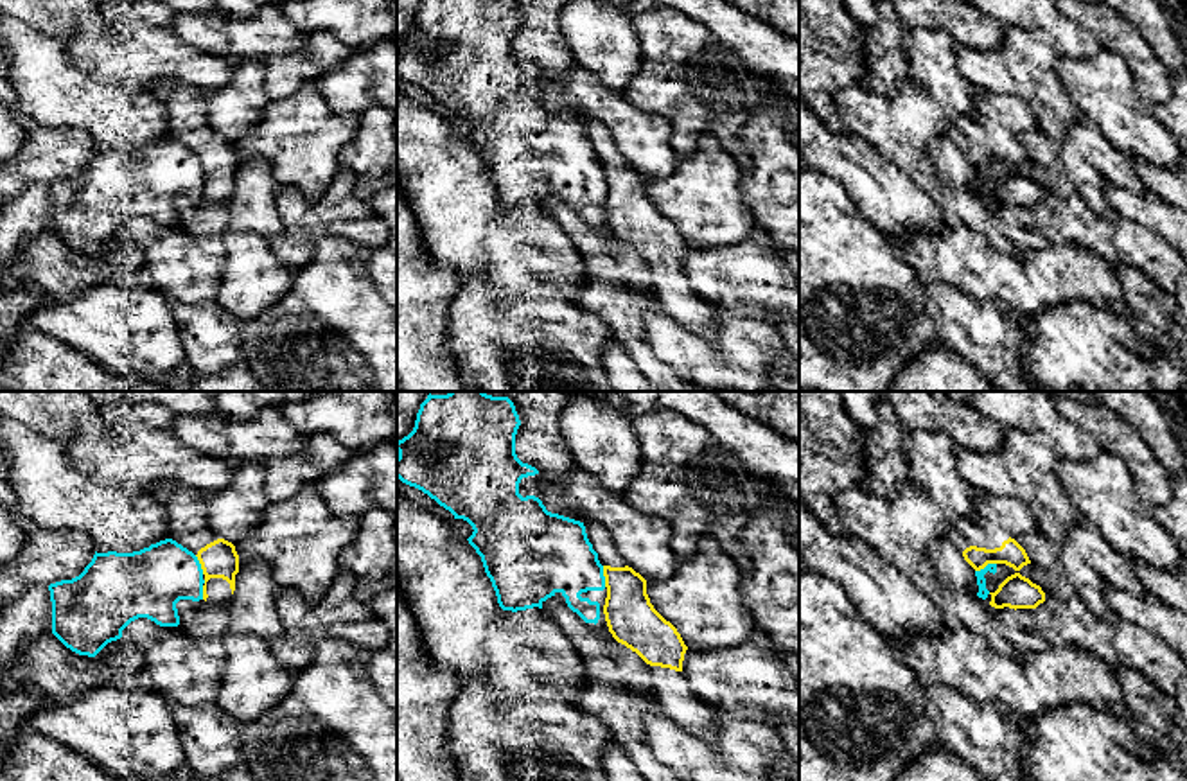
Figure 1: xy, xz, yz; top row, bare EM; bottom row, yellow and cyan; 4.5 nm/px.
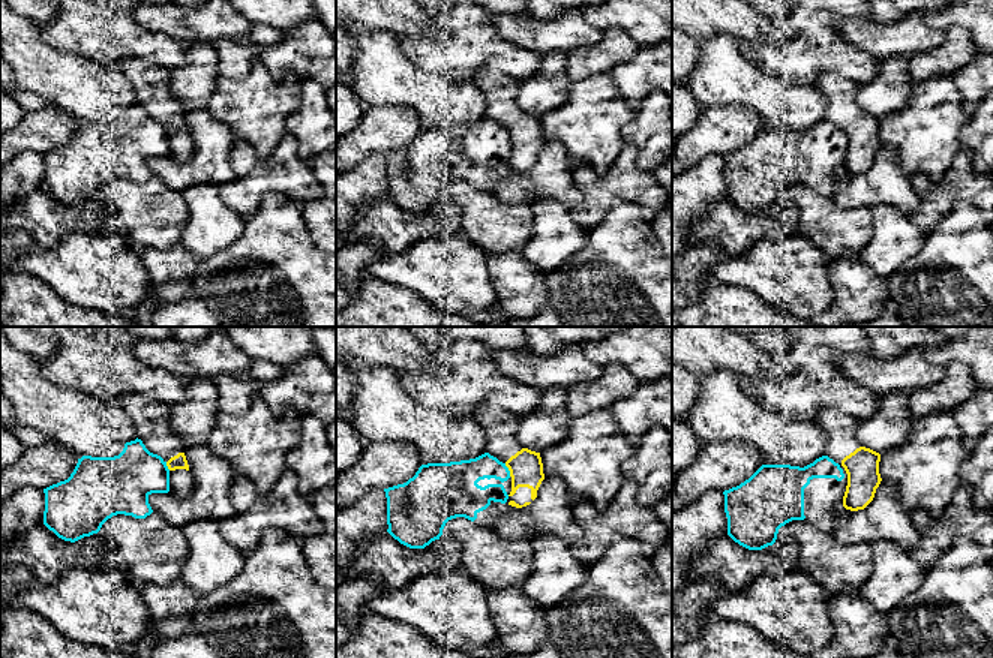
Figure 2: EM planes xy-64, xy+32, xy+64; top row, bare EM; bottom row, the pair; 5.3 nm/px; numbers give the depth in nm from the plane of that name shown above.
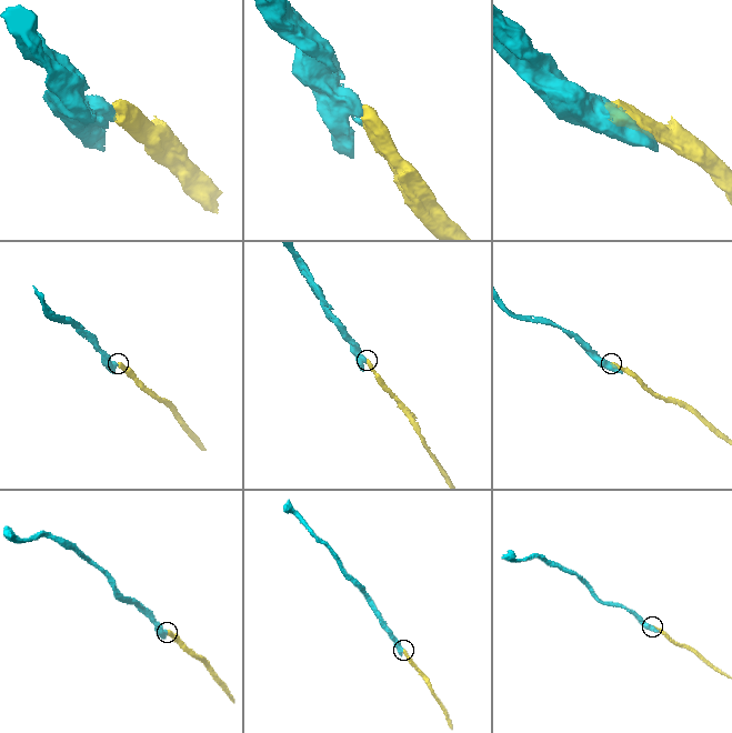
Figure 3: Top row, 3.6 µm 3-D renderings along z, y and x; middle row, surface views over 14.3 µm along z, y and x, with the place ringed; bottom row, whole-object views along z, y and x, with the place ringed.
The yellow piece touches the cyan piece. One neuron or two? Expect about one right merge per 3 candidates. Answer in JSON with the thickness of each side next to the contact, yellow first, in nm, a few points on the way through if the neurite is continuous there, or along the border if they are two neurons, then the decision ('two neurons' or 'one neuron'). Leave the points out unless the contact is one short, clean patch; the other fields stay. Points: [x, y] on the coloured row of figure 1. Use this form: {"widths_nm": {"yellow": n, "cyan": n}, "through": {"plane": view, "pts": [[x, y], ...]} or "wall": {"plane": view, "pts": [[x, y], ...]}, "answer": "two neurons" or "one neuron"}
{"widths_nm": {"yellow": 220, "cyan": 340}, "wall": {"plane": "xz", "pts": [[602, 566], [606, 586]]}, "answer": "two neurons"}

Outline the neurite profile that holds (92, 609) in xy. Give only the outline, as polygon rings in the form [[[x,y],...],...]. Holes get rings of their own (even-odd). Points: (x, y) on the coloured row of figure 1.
[[[172,539],[133,553],[97,553],[84,571],[48,585],[52,634],[72,652],[95,657],[138,618],[180,628],[176,603],[203,600],[198,557]]]

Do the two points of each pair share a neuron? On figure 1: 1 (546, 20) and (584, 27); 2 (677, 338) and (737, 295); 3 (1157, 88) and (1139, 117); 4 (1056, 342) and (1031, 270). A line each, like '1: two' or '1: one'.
1: two
2: two
3: two
4: two

